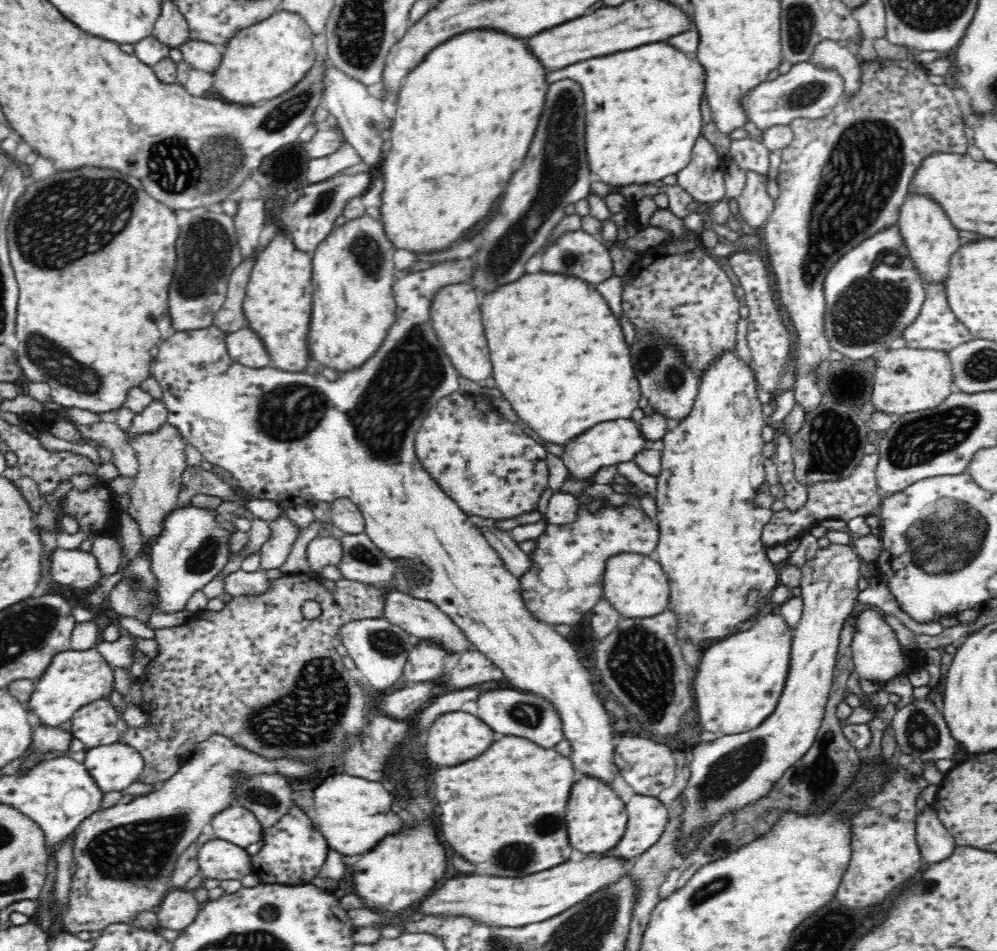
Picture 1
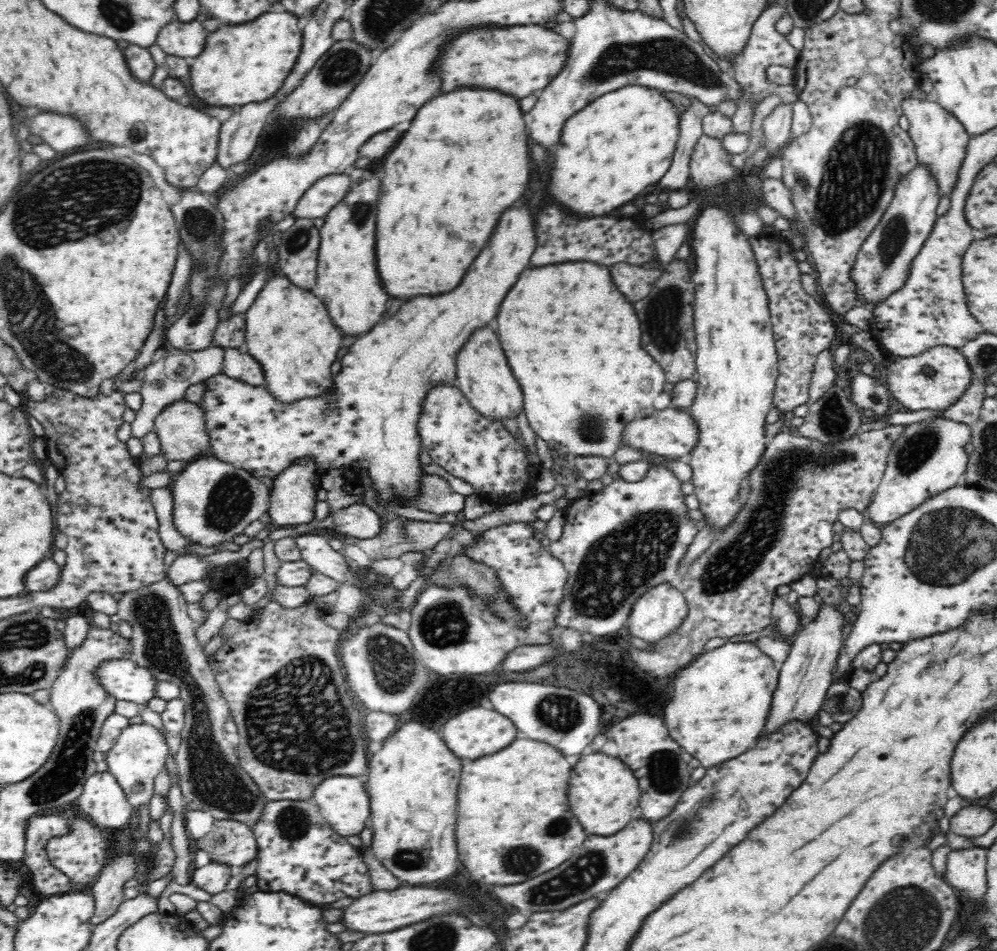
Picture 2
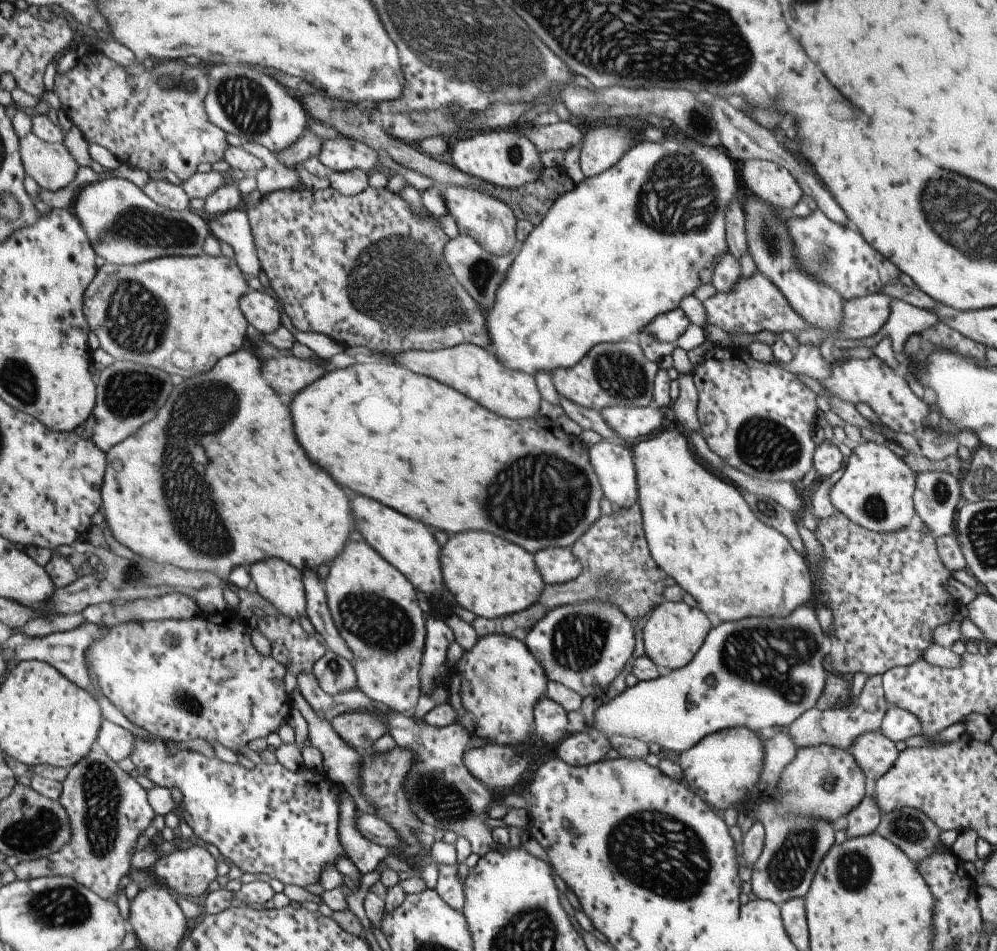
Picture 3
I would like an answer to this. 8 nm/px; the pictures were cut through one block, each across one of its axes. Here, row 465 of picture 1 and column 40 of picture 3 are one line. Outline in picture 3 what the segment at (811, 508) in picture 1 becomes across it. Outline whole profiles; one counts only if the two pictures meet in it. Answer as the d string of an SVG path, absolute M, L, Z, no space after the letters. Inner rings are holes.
M90 752L69 768L62 782L58 803L65 810L70 825L70 840L57 851L31 861L21 861L12 868L16 879L68 877L109 901L115 896L119 881L129 875L129 857L136 850L141 831L151 824L155 814L133 773L121 771L103 752Z

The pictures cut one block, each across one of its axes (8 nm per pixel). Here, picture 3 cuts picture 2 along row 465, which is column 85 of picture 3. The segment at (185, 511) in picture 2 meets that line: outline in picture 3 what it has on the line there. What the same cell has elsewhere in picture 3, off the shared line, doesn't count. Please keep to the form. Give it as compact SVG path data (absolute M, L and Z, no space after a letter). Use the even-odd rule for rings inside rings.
M110 176L79 190L71 205L96 256L106 263L134 266L155 258L205 255L204 242L209 238L206 218L188 208L171 211L152 202L129 180Z

